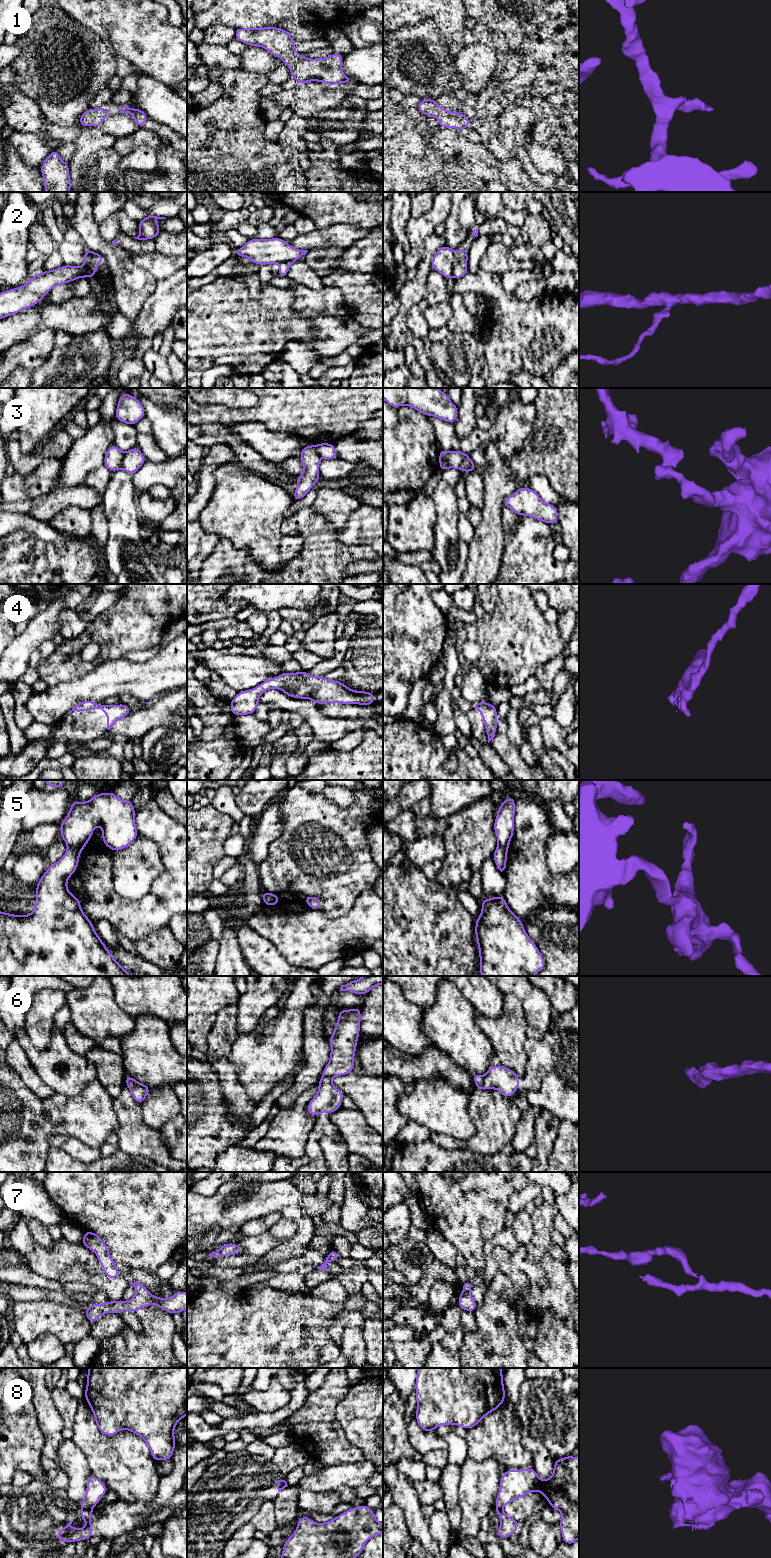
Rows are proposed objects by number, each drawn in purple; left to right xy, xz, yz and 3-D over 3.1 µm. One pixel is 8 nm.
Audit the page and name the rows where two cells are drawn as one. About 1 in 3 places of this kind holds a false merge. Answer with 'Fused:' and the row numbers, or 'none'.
Fused: 2, 3, 4, 5, 7, 8

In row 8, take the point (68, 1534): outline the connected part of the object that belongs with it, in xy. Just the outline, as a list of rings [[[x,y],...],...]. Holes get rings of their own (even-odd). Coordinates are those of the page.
[[[81,1508],[81,1518],[82,1521],[87,1521],[88,1523],[82,1529],[74,1529],[72,1521],[63,1528],[59,1529],[57,1533],[58,1542],[69,1543],[77,1542],[79,1540],[86,1541],[88,1538],[93,1537],[93,1524],[91,1522],[91,1517],[95,1512]]]

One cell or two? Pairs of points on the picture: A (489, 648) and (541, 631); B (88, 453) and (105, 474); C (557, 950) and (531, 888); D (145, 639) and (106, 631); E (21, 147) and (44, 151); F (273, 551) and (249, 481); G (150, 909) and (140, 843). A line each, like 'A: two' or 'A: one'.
A: one
B: two
C: two
D: one
E: one
F: one
G: two

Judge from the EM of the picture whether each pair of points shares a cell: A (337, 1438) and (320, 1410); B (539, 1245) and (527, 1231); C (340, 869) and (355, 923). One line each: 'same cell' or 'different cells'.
A: same cell
B: different cells
C: different cells

